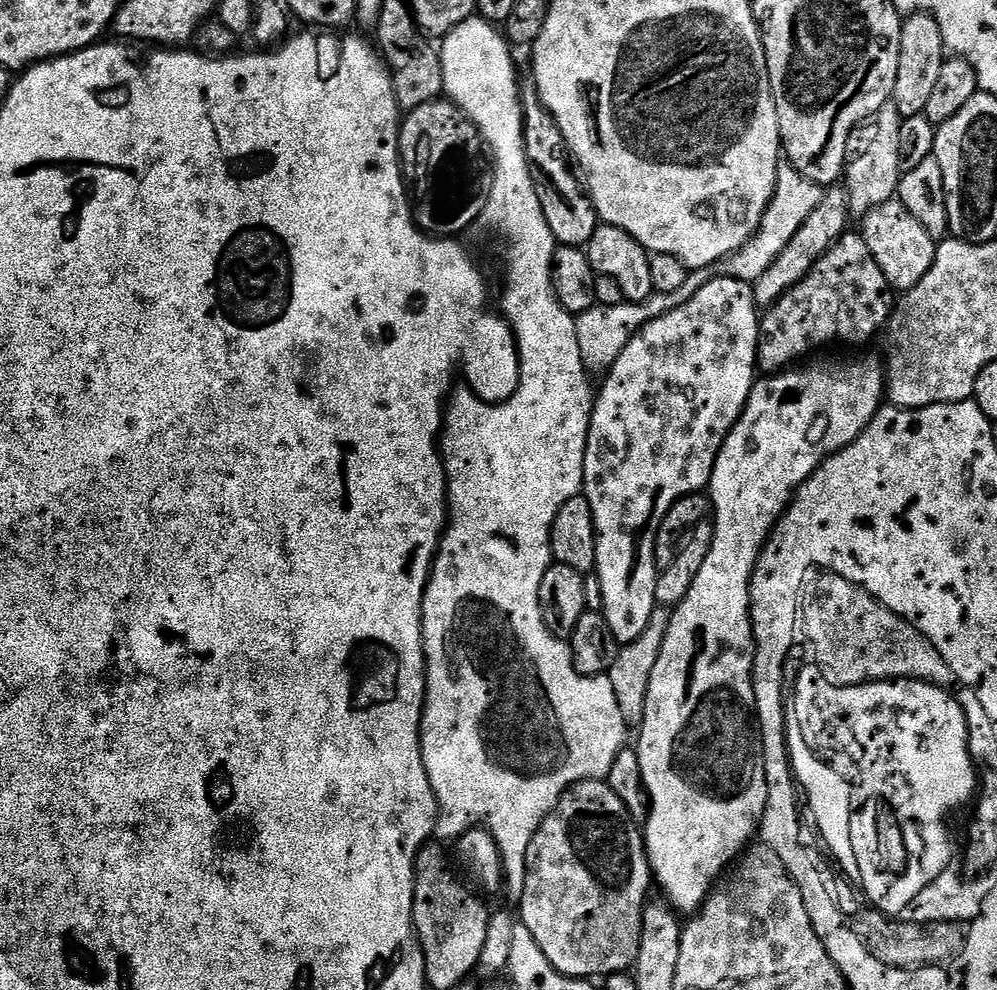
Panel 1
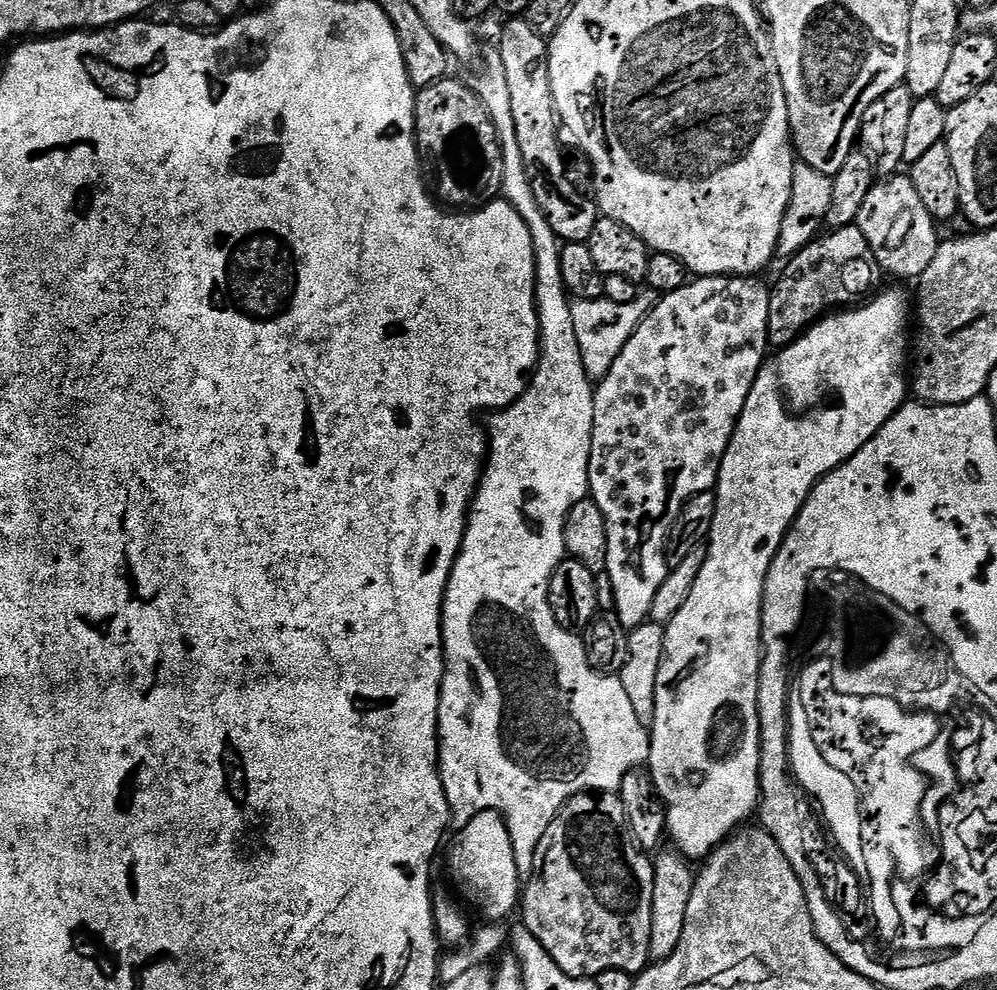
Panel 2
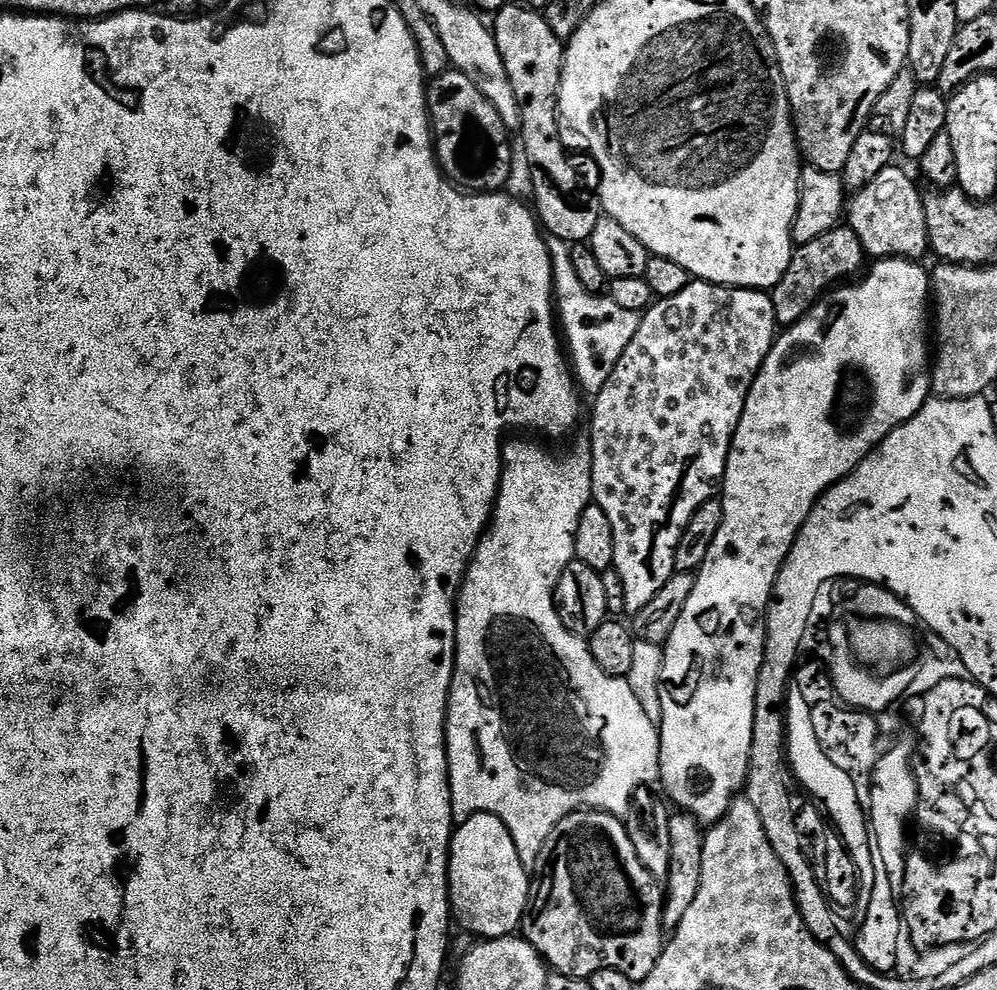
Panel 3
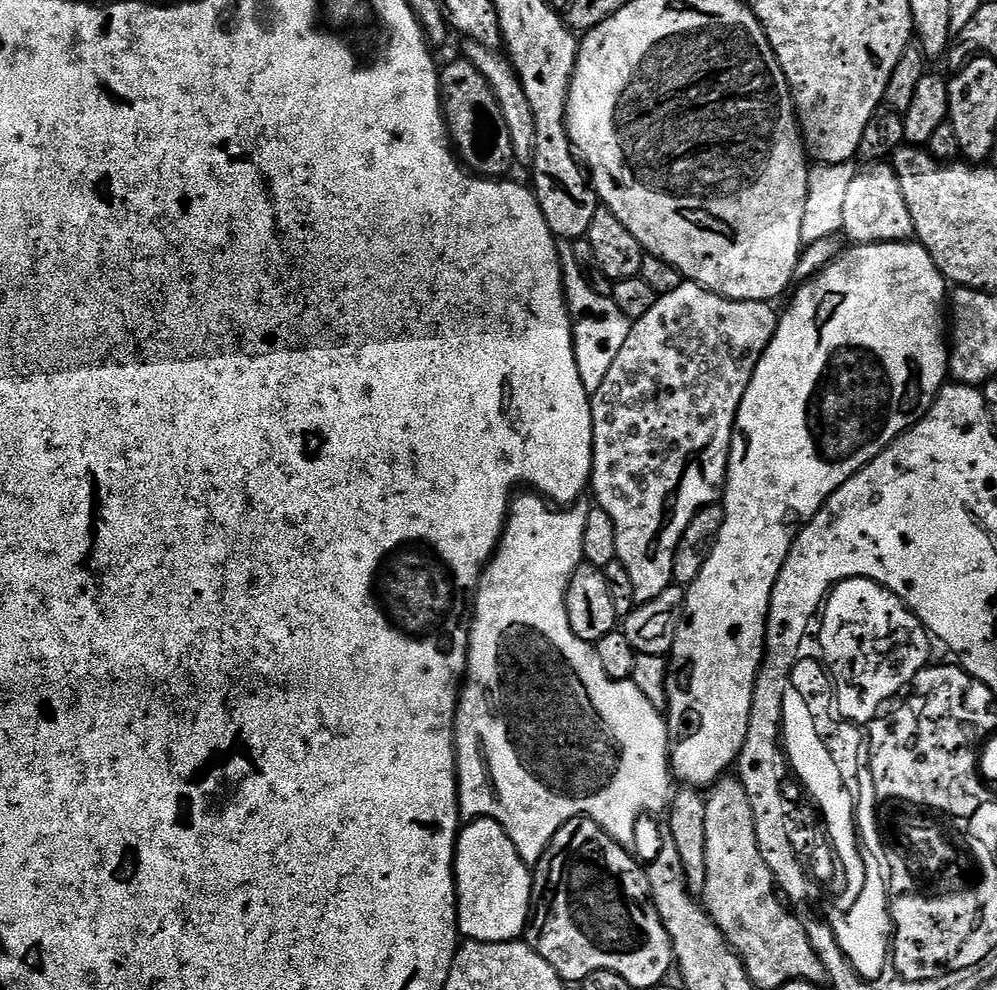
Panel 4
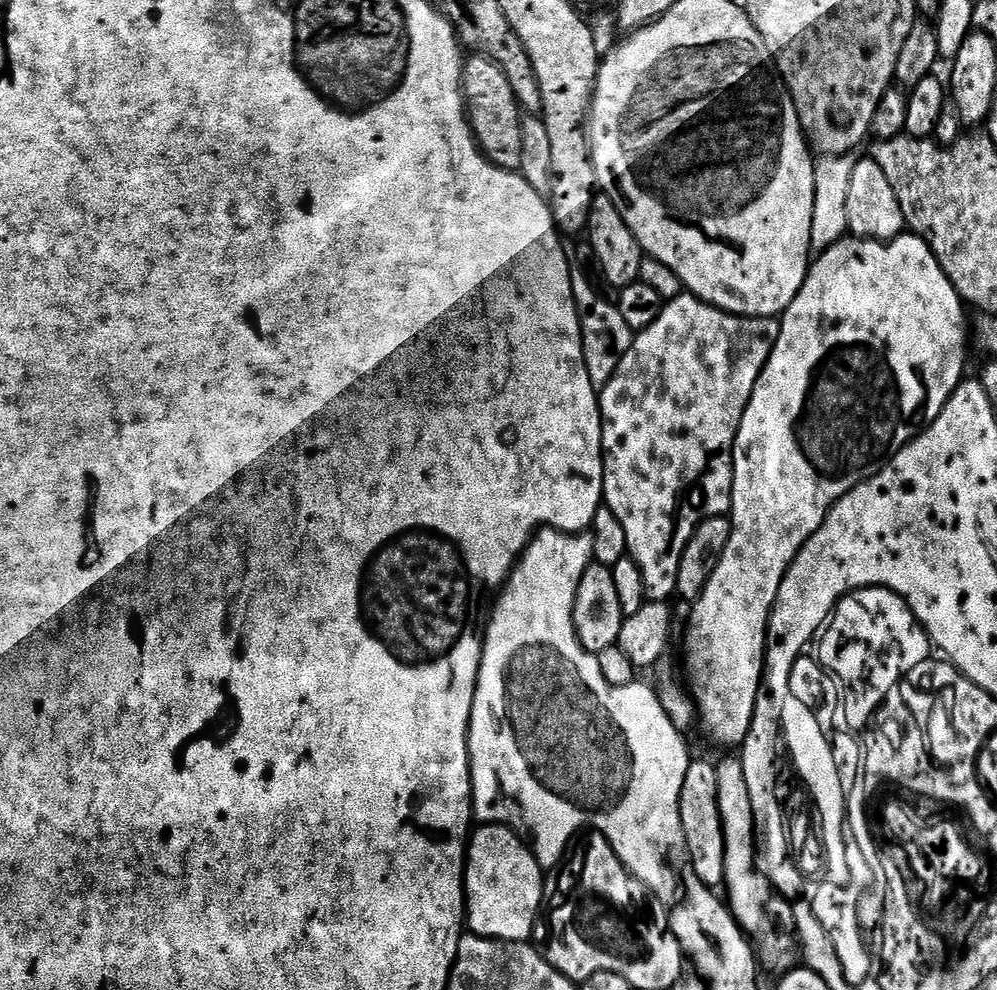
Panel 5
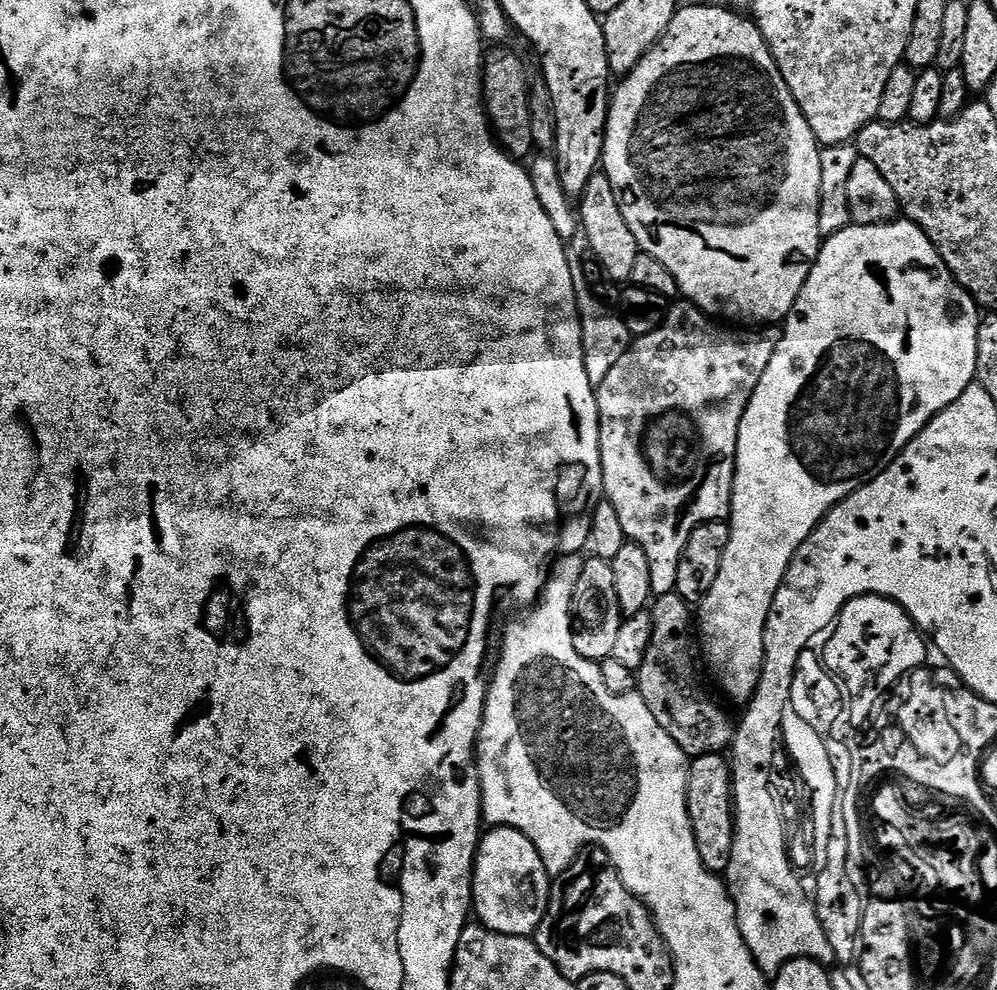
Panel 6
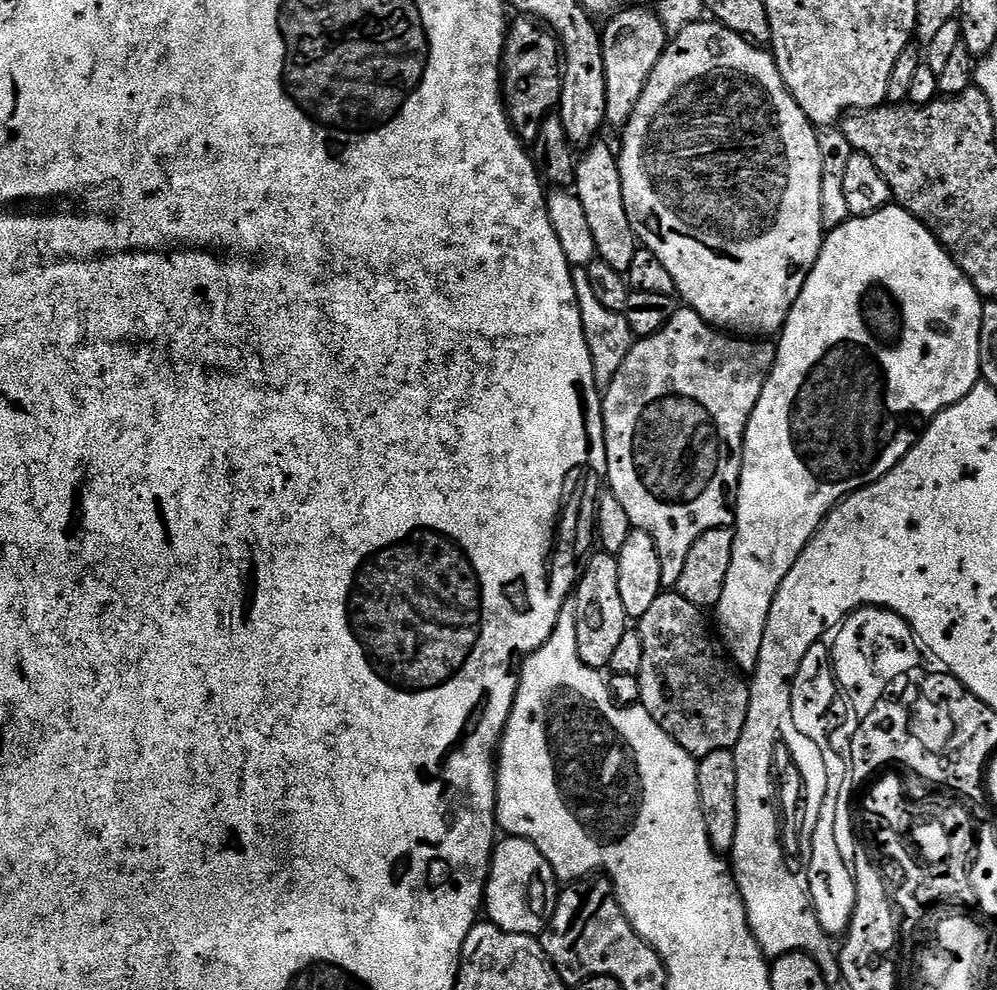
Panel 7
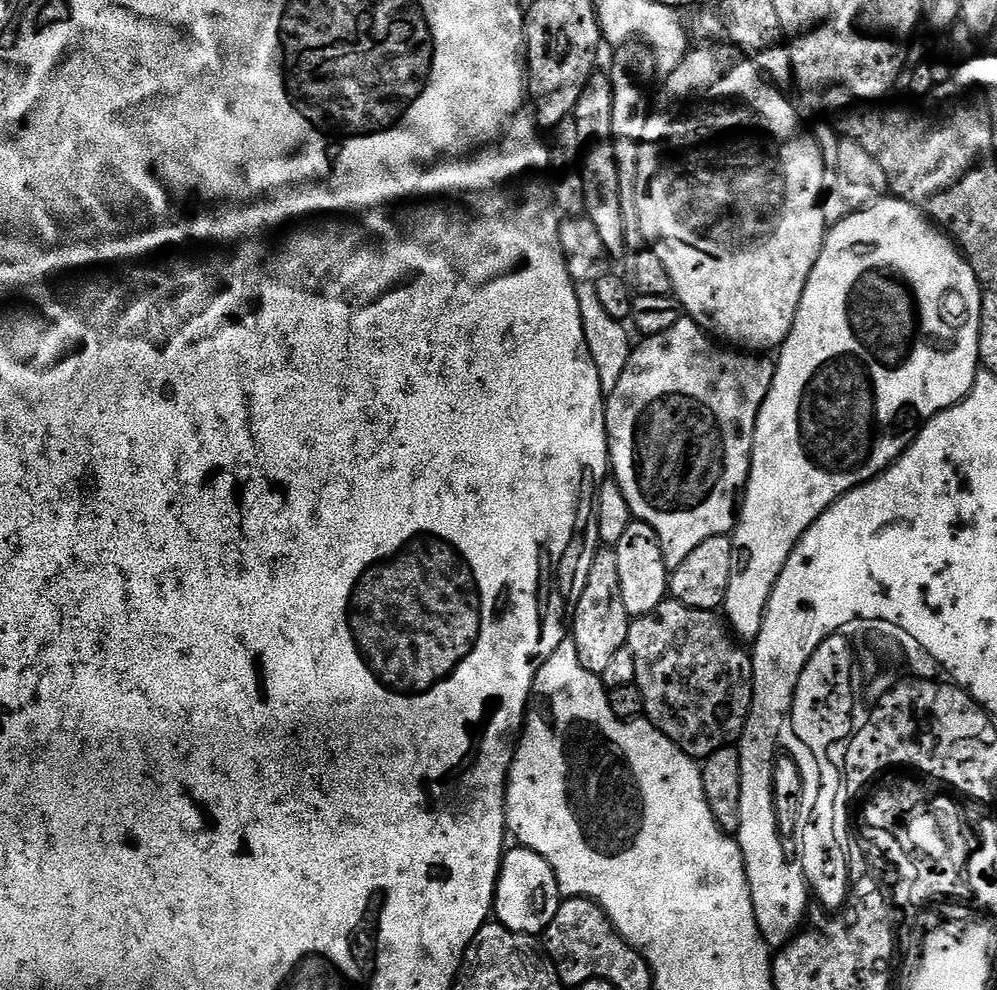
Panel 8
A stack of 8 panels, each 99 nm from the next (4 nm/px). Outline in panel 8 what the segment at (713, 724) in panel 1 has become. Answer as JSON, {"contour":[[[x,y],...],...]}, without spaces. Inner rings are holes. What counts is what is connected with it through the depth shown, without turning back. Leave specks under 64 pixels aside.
{"contour":[[[895,198],[877,200],[876,203],[870,204],[866,208],[849,211],[846,219],[827,229],[824,245],[818,254],[818,262],[806,282],[806,290],[802,294],[802,302],[798,306],[798,314],[794,318],[794,326],[779,349],[774,382],[770,386],[770,394],[766,394],[766,402],[762,402],[762,410],[758,414],[758,422],[754,430],[752,465],[748,475],[748,485],[744,491],[744,499],[738,508],[738,519],[732,536],[730,586],[726,590],[722,609],[729,629],[741,641],[754,642],[758,638],[758,634],[762,630],[766,606],[770,602],[770,594],[774,590],[794,546],[802,538],[802,534],[806,534],[806,530],[812,523],[834,501],[842,499],[851,488],[857,488],[858,485],[873,480],[879,472],[884,472],[895,464],[896,459],[911,446],[916,438],[916,433],[929,420],[934,419],[942,410],[953,408],[971,392],[976,381],[976,373],[981,367],[978,354],[981,295],[980,279],[976,277],[968,261],[964,259],[963,252],[924,213],[904,200]]]}

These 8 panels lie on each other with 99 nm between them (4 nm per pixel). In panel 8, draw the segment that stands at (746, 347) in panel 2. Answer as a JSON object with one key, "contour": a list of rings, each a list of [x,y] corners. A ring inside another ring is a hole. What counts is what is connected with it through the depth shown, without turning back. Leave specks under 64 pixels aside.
{"contour":[[[687,318],[680,319],[668,330],[643,337],[640,342],[640,345],[637,343],[633,347],[618,384],[606,396],[604,417],[608,427],[608,458],[611,475],[618,482],[622,494],[626,494],[626,502],[630,506],[633,517],[646,522],[646,526],[654,526],[654,534],[658,534],[664,561],[671,570],[682,566],[682,561],[697,546],[702,546],[702,542],[706,542],[706,538],[726,536],[735,529],[738,505],[744,499],[744,491],[748,485],[748,475],[752,465],[754,430],[758,422],[758,414],[762,410],[762,402],[766,402],[766,394],[770,394],[770,386],[774,382],[776,360],[768,354],[749,354],[744,350],[733,350],[728,346],[721,346],[704,329],[699,328],[694,321]]]}

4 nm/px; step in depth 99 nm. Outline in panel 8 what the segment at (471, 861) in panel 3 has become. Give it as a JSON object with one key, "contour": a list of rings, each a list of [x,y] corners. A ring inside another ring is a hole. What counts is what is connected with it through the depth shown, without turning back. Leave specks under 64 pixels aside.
{"contour":[[[512,846],[505,851],[504,860],[500,863],[500,877],[496,883],[496,903],[494,916],[499,923],[510,930],[527,936],[539,937],[550,926],[562,897],[556,881],[556,871],[534,850]]]}

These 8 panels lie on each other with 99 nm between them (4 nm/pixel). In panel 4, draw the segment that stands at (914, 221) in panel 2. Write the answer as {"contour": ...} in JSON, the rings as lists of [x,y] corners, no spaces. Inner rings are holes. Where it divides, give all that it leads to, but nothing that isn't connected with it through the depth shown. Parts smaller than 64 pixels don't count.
{"contour":[[[880,162],[857,171],[854,182],[850,182],[842,222],[843,235],[853,245],[858,244],[903,244],[914,236],[914,222],[910,210],[906,210],[906,198],[902,198],[902,186],[887,163]]]}

